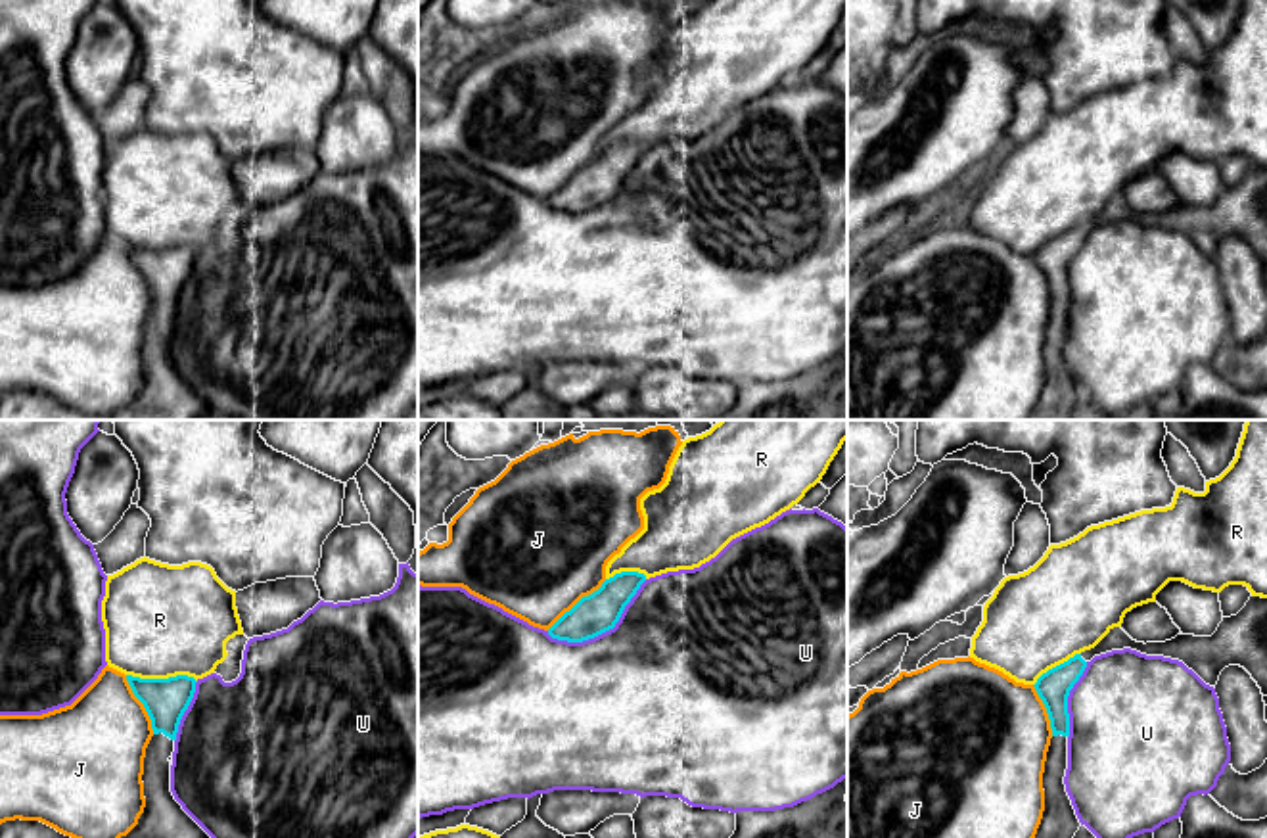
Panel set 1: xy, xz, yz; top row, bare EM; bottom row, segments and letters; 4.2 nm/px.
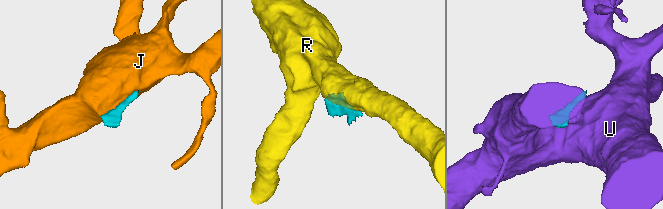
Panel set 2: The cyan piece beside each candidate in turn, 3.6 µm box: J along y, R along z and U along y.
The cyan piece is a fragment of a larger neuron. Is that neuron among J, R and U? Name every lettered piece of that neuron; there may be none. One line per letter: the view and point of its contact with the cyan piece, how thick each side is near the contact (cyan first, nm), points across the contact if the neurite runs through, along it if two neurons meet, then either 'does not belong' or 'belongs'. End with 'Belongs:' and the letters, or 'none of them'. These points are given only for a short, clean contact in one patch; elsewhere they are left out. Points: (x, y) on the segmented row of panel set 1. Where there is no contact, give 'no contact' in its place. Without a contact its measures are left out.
J: xz (577, 603) | 170/500 nm | does not belong
R: xy (161, 679) | 190/480 nm | does not belong
U: xz (602, 631) | 170/480 nm | does not belong
Belongs: none of them

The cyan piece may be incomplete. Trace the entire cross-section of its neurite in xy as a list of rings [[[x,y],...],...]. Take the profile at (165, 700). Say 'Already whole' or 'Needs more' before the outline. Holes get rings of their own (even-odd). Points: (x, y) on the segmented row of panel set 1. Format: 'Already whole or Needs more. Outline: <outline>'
Needs more. Outline: [[[127,675],[127,681],[151,719],[153,736],[146,748],[142,775],[146,807],[138,825],[121,838],[211,838],[171,792],[169,757],[197,681],[188,675],[169,679]]]

